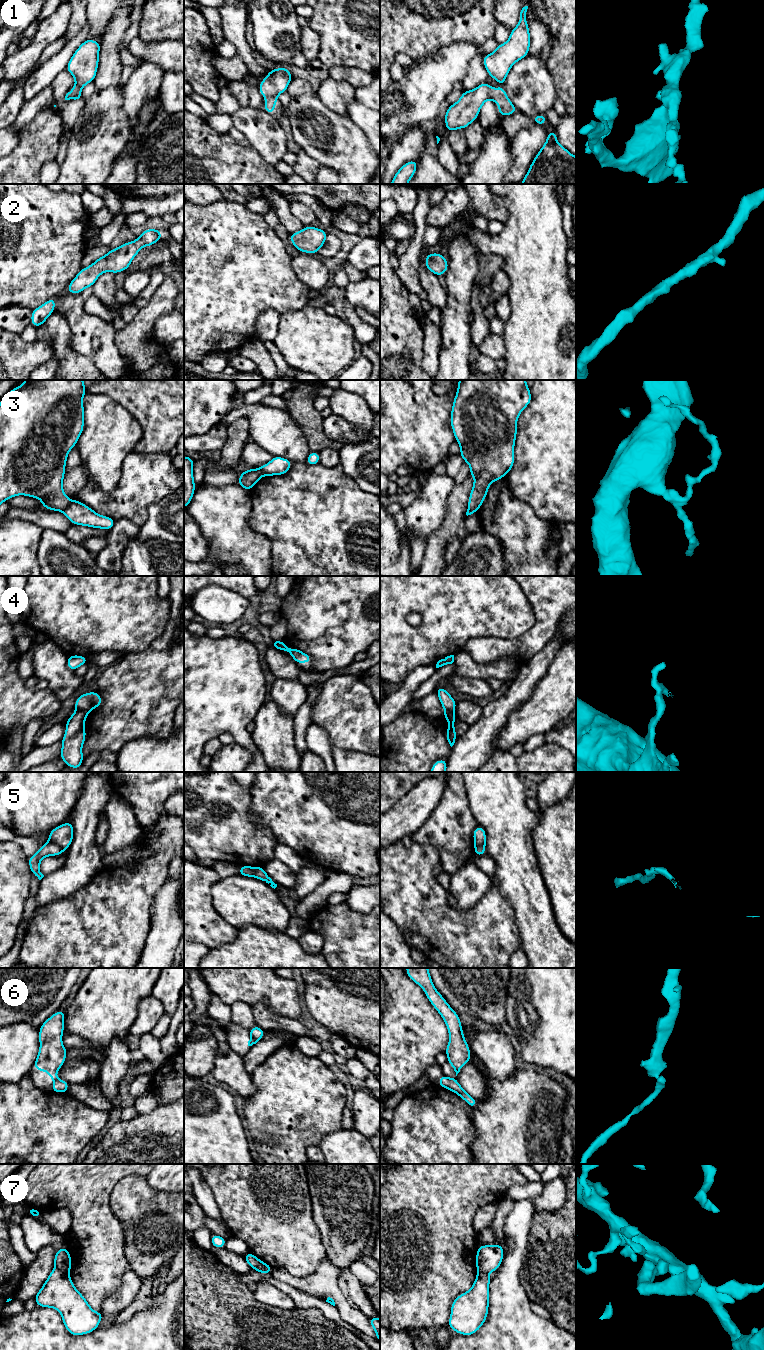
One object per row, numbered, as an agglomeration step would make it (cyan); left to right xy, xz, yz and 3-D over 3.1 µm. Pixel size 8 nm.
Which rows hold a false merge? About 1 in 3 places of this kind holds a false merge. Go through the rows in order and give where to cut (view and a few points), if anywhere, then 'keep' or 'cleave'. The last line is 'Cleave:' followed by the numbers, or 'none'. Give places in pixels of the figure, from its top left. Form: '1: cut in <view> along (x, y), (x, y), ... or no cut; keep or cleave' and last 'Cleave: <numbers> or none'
1: cut in xz along (265, 96), (276, 97); cleave
2: no cut; keep
3: cut in xy along (72, 500), (63, 512); cleave
4: cut in xy along (75, 709), (87, 712); cleave
5: cut in xy along (48, 840), (56, 843), (63, 850); cleave
6: cut in xy along (57, 1078), (54, 1081); cleave
7: cut in xy along (55, 1267), (67, 1272); cleave
Cleave: 1, 3, 4, 5, 6, 7

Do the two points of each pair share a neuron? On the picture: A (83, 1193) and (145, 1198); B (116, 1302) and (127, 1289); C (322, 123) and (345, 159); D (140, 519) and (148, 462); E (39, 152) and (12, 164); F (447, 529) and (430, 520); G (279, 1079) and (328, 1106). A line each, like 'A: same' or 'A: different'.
A: different
B: same
C: same
D: same
E: same
F: different
G: same

